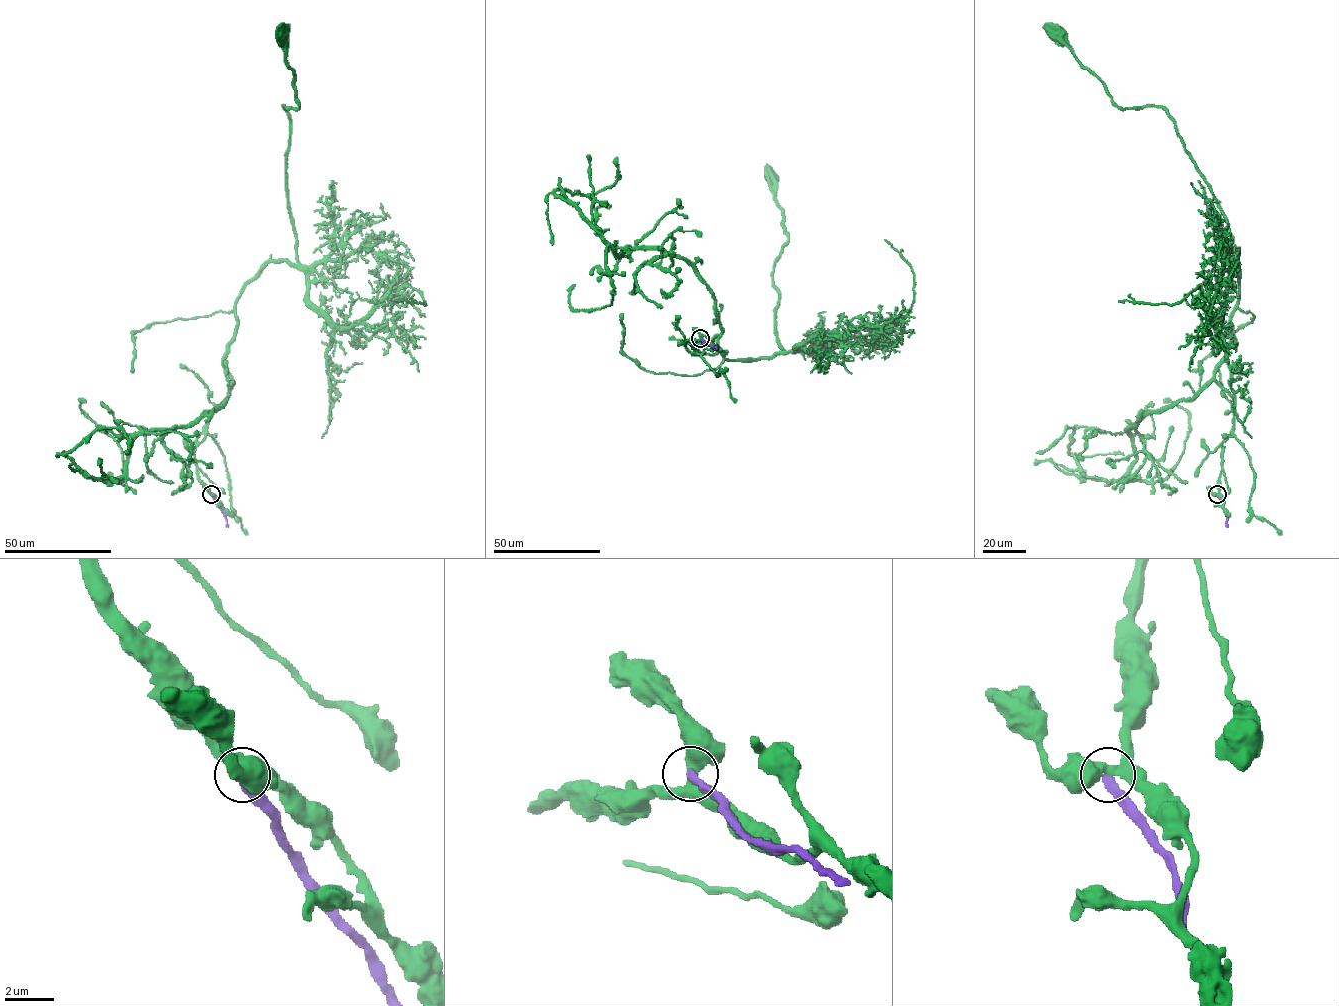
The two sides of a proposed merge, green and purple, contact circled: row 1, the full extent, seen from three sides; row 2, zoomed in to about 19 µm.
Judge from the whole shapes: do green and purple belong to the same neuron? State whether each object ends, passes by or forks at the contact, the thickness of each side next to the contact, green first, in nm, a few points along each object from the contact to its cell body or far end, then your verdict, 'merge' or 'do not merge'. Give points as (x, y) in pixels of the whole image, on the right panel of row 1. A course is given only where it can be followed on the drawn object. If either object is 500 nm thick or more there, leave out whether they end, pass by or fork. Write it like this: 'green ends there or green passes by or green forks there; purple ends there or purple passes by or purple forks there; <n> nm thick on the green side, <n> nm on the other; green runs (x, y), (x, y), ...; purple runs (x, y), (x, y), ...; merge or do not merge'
green forks there; purple ends there; 420 nm thick on the green side, 380 nm on the other; green runs (1217, 494), (1233, 399), (1215, 371), (1239, 290), (1227, 220), (1169, 114), (1116, 105), (1056, 33); purple runs (1217, 494), (1226, 513), (1227, 526); do not merge

